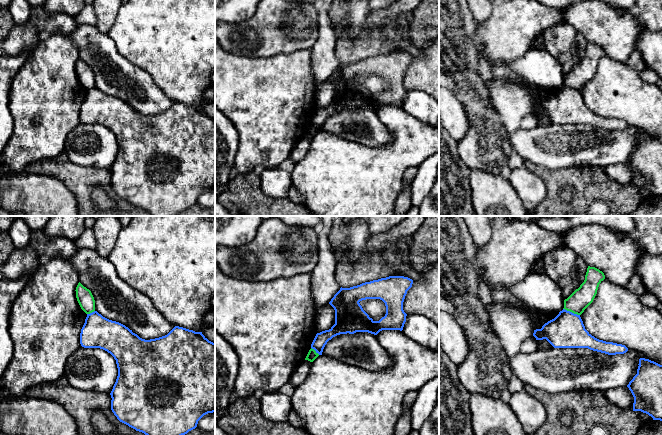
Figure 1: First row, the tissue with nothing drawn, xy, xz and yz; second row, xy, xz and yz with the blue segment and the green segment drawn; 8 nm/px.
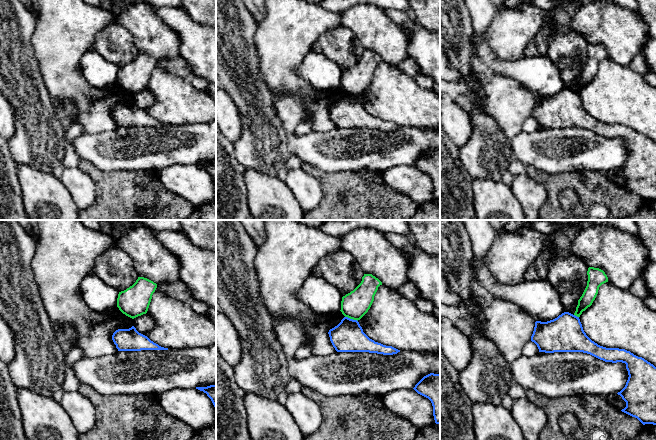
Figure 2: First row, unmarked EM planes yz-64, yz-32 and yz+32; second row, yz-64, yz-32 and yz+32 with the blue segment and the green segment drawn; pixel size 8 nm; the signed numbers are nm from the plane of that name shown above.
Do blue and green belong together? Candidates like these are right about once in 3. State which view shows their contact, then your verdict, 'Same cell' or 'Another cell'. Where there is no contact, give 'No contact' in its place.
Touches blue in yz. Another cell

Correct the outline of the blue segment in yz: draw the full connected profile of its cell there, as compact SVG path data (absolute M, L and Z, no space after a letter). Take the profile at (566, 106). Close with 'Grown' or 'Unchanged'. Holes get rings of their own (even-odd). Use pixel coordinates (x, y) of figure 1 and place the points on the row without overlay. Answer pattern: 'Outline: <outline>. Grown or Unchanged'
Outline: M563 85L552 96L545 99L541 105L534 106L536 116L546 115L554 124L588 124L608 131L624 130L628 127L625 121L599 116L592 112L583 100L580 91Z. Unchanged

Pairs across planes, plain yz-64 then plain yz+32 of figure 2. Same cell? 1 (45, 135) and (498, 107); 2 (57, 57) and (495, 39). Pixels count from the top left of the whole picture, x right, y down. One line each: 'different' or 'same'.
1: different
2: same

